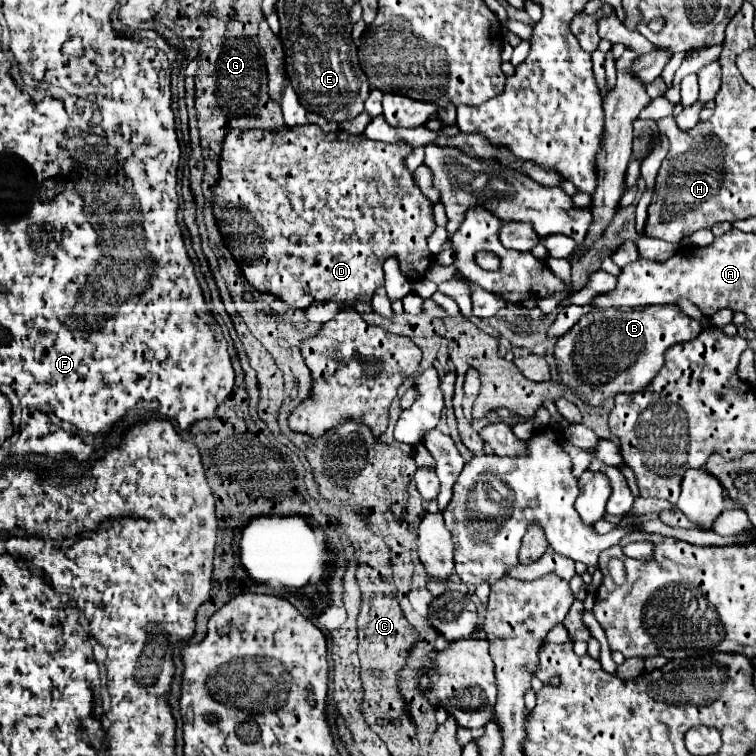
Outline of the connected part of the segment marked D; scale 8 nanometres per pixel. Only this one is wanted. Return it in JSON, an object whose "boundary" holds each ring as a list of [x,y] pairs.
{"boundary":[[[304,124],[304,126],[300,126],[300,128],[282,128],[282,130],[272,130],[272,132],[268,132],[268,130],[236,130],[236,128],[228,130],[228,134],[226,134],[226,138],[224,138],[224,144],[222,144],[220,184],[214,188],[214,216],[216,216],[216,222],[218,222],[218,226],[220,226],[220,232],[222,232],[222,236],[224,236],[224,242],[226,242],[226,246],[228,246],[228,250],[230,250],[232,256],[242,264],[242,272],[244,272],[246,280],[250,282],[250,286],[254,286],[254,288],[260,290],[260,292],[270,292],[270,294],[274,294],[274,296],[286,300],[288,304],[292,304],[292,306],[296,306],[296,308],[308,308],[308,306],[314,304],[314,302],[328,302],[328,300],[340,300],[340,302],[348,302],[350,306],[354,306],[354,300],[370,300],[372,294],[376,292],[376,288],[384,286],[382,264],[384,264],[384,260],[390,258],[390,256],[396,256],[396,258],[400,260],[400,268],[402,268],[402,272],[406,274],[408,280],[422,280],[422,278],[424,278],[424,272],[428,270],[428,266],[430,266],[432,260],[434,260],[432,254],[430,254],[430,250],[428,250],[428,246],[426,246],[426,240],[428,240],[428,236],[436,230],[436,222],[434,222],[434,216],[432,216],[432,204],[428,202],[428,198],[424,198],[424,194],[420,194],[420,188],[412,182],[412,174],[410,174],[410,172],[406,170],[406,166],[404,166],[404,158],[410,154],[410,150],[412,150],[412,148],[410,148],[408,144],[404,144],[404,142],[394,142],[394,144],[374,142],[374,140],[368,140],[366,136],[352,136],[352,134],[346,134],[346,132],[340,132],[340,134],[338,134],[338,132],[330,132],[330,134],[326,134],[326,132],[322,132],[320,126],[312,126],[312,124]]]}

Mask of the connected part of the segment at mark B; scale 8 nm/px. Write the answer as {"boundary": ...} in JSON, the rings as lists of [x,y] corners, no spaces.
{"boundary":[[[620,306],[584,314],[566,334],[558,336],[554,358],[558,376],[580,400],[602,408],[608,398],[636,394],[664,366],[664,352],[680,342],[694,340],[704,328],[674,306]]]}

